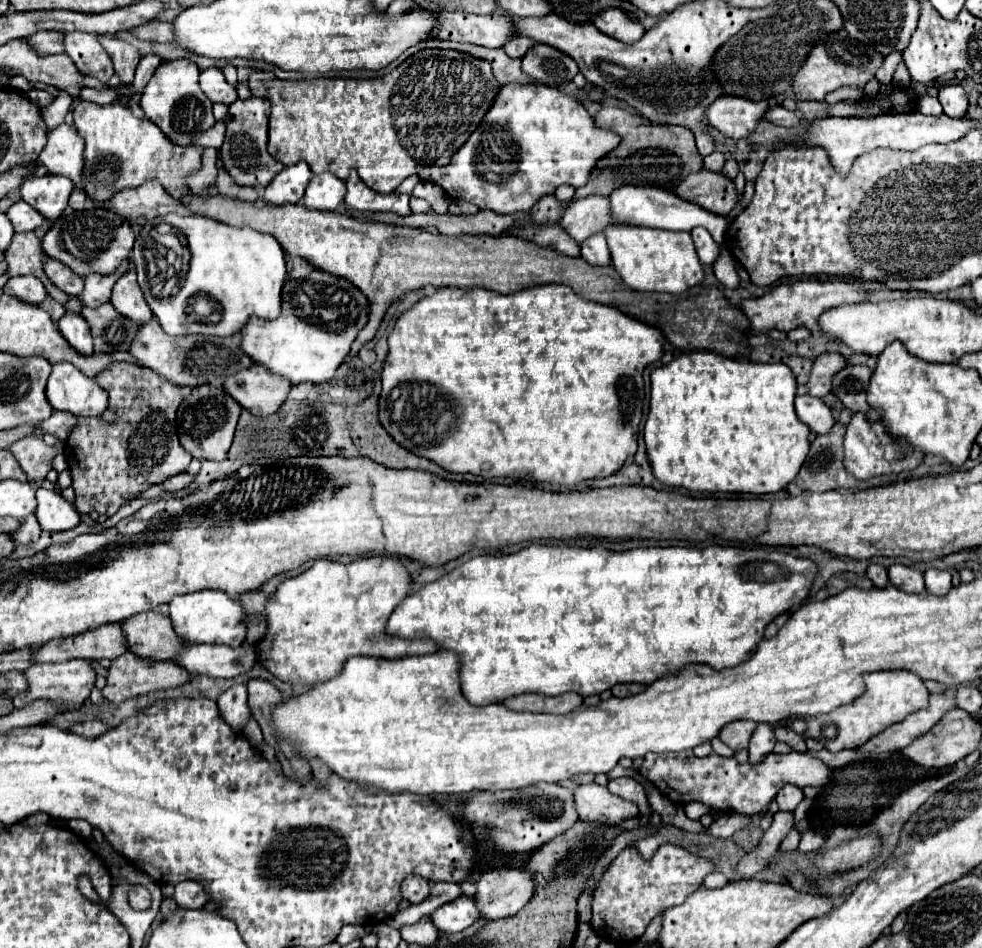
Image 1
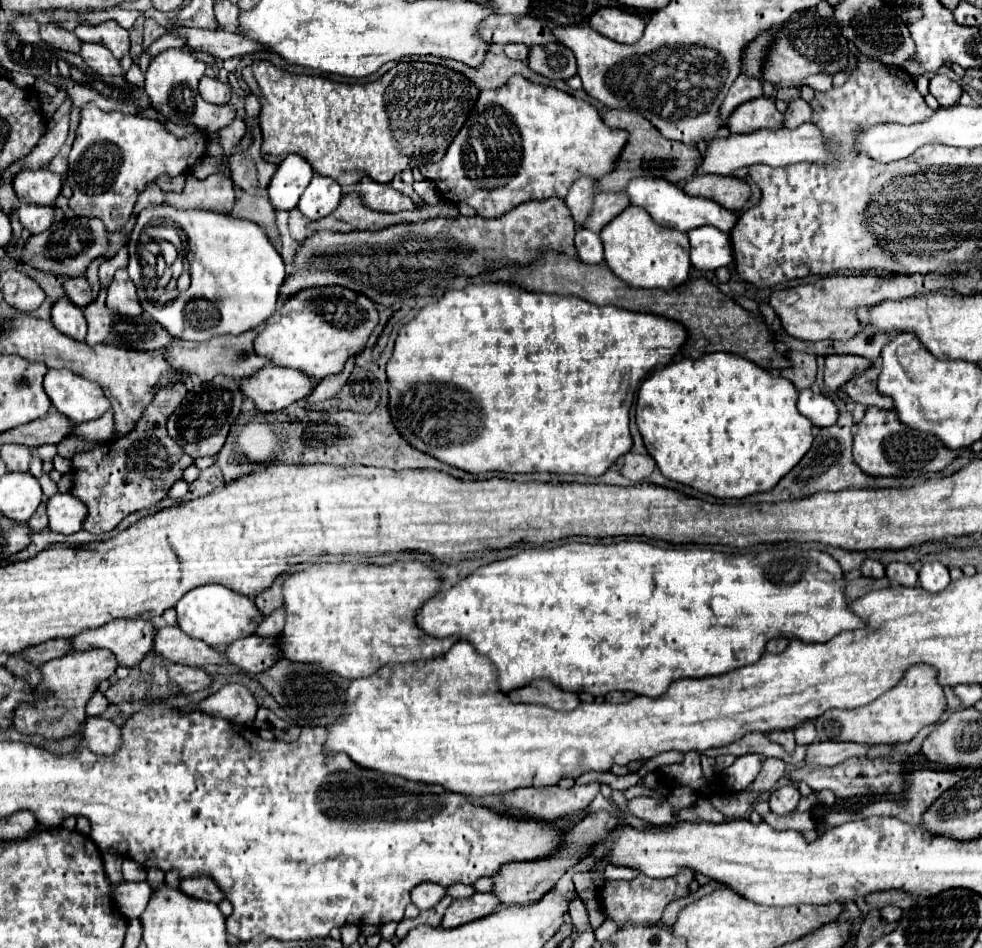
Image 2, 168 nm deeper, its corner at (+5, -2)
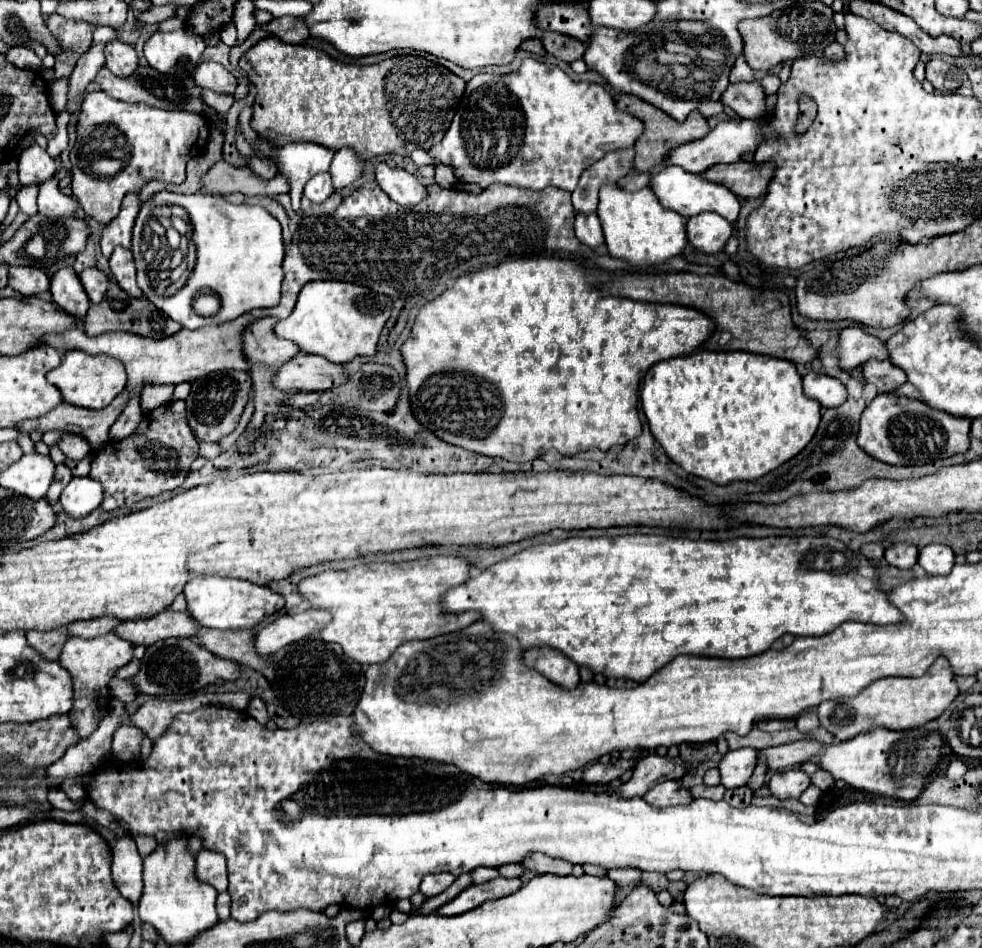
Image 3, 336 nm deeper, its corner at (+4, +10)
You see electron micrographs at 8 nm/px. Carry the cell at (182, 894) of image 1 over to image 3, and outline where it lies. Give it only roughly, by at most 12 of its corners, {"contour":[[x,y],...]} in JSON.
{"contour":[[221,852],[197,854],[197,878],[227,890],[227,860]]}

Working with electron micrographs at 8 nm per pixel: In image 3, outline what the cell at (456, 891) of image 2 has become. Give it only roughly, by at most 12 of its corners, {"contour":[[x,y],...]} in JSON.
{"contour":[[497,868],[473,870],[473,884],[499,876]]}

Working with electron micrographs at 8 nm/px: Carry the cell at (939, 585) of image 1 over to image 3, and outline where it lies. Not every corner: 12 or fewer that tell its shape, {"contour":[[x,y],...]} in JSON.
{"contour":[[927,544],[919,564],[927,574],[949,574],[955,554],[945,544]]}

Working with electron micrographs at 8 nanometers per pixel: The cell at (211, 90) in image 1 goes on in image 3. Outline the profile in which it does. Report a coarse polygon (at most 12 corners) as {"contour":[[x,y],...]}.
{"contour":[[201,62],[193,78],[201,88],[233,94],[237,78],[217,62]]}

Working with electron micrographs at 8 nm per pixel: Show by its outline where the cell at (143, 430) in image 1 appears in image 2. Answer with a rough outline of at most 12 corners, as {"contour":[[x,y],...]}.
{"contour":[[186,386],[156,390],[132,432],[72,456],[84,530],[160,502],[192,458],[166,420]]}

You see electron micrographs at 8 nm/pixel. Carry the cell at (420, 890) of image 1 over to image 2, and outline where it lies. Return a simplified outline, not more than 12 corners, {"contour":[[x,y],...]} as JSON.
{"contour":[[422,882],[414,886],[412,902],[430,910],[444,898],[446,888]]}

